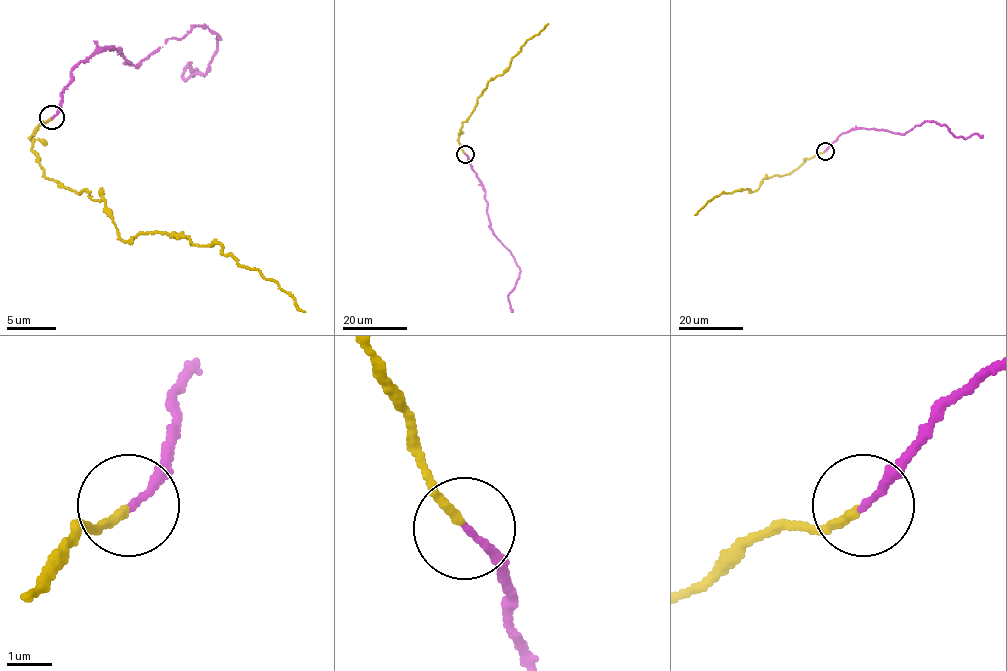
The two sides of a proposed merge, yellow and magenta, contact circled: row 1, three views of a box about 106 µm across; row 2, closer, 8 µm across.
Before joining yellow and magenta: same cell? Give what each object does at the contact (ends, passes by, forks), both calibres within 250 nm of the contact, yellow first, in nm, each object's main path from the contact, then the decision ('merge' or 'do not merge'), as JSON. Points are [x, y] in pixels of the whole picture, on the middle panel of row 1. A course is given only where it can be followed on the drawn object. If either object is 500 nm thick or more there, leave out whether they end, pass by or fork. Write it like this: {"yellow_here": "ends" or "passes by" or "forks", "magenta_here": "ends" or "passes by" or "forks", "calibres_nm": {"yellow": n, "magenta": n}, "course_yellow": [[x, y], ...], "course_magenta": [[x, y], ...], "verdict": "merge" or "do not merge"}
{"yellow_here": "ends", "magenta_here": "ends", "calibres_nm": {"yellow": 180, "magenta": 170}, "course_yellow": [[465, 153], [458, 140], [458, 132], [487, 83], [502, 74], [527, 39], [548, 23]], "course_magenta": [[465, 153], [485, 191], [490, 228], [511, 253], [520, 270], [508, 296], [512, 312]], "verdict": "merge"}

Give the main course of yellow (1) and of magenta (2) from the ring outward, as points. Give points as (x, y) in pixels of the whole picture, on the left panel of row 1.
1: (52, 116), (30, 136), (42, 173), (104, 200), (119, 237), (165, 232), (219, 244), (306, 311)
2: (52, 116), (99, 48), (136, 65), (205, 25), (219, 38), (205, 75), (183, 77), (187, 65), (195, 75)

